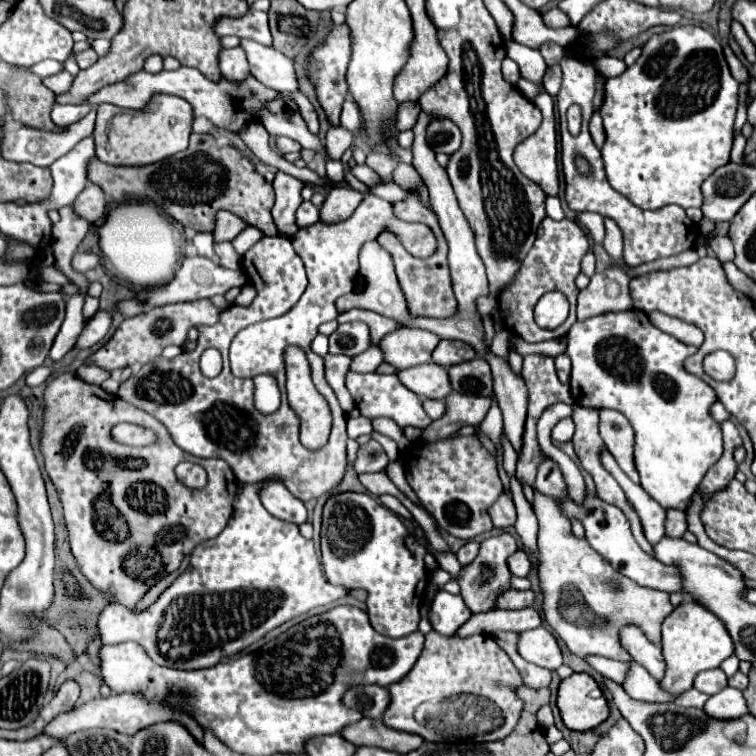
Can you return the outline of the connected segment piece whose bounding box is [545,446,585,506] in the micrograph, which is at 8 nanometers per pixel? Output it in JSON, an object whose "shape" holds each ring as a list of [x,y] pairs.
{"shape":[[[551,446],[551,448],[545,450],[545,452],[547,452],[547,456],[549,456],[551,460],[555,460],[555,462],[559,464],[559,468],[561,468],[561,472],[563,472],[563,476],[565,476],[565,482],[567,482],[571,500],[573,500],[575,504],[583,506],[583,502],[585,502],[585,482],[583,482],[583,476],[581,476],[581,472],[579,472],[579,468],[575,466],[575,462],[573,462],[567,454],[563,454],[561,450],[557,450],[555,446]]]}

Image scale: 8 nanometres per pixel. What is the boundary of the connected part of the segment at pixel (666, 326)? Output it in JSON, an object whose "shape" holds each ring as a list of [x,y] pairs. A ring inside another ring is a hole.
{"shape":[[[651,312],[649,320],[657,328],[661,328],[663,332],[679,338],[683,344],[691,344],[691,346],[697,346],[697,348],[703,344],[703,332],[693,324],[687,324],[683,320],[675,320],[675,318],[661,314],[661,312]]]}

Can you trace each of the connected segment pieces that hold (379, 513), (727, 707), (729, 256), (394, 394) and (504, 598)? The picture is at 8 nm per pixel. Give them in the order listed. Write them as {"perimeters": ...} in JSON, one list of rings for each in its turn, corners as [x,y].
{"perimeters":[[[[333,494],[323,506],[321,552],[321,562],[331,584],[347,590],[367,590],[367,614],[379,634],[401,638],[417,630],[419,604],[429,580],[423,564],[427,550],[409,534],[395,512],[381,506],[369,494]]],[[[725,688],[707,700],[705,712],[707,716],[715,716],[715,720],[735,720],[749,714],[749,708],[739,690]]],[[[727,236],[709,240],[709,246],[713,248],[713,252],[721,262],[731,262],[735,258],[733,244],[731,244],[731,240],[727,240]]],[[[349,372],[347,374],[347,390],[349,394],[353,396],[355,400],[355,406],[359,408],[359,412],[373,420],[373,418],[391,418],[395,420],[401,428],[405,426],[413,426],[413,428],[419,428],[419,430],[425,430],[429,424],[431,424],[431,418],[423,412],[423,406],[421,406],[421,398],[407,390],[399,378],[393,374],[393,376],[387,376],[387,374],[377,374],[377,372],[369,372],[369,374],[357,374],[357,372]]],[[[505,590],[497,596],[495,608],[501,610],[515,610],[515,608],[525,608],[533,602],[533,592],[531,590]]]]}

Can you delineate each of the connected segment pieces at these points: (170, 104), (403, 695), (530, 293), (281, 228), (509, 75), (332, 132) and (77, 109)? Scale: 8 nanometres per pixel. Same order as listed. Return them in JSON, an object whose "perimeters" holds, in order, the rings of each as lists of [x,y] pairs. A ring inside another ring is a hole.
{"perimeters":[[[[157,94],[151,98],[145,110],[121,110],[113,104],[101,104],[97,108],[97,122],[93,132],[97,158],[111,166],[155,164],[187,148],[191,122],[193,122],[193,110],[189,102],[179,96]],[[107,124],[111,124],[111,130],[107,128]]],[[[429,632],[425,636],[425,646],[415,666],[405,678],[389,686],[391,704],[387,706],[387,712],[381,720],[389,728],[419,734],[425,742],[443,742],[455,738],[471,738],[475,742],[501,740],[515,728],[519,720],[523,702],[517,698],[515,688],[521,684],[521,676],[517,674],[513,662],[493,636],[475,634],[469,638],[445,638],[437,632]],[[455,694],[475,696],[477,700],[465,704],[465,726],[449,726],[449,736],[429,732],[413,718],[413,712],[419,704],[435,704]]],[[[549,216],[539,224],[537,228],[537,240],[533,244],[533,248],[529,250],[529,254],[525,256],[515,280],[507,286],[507,290],[503,290],[501,298],[499,298],[499,310],[503,314],[503,324],[517,336],[521,336],[525,342],[545,342],[545,340],[555,340],[555,338],[563,338],[569,328],[573,326],[575,318],[575,308],[577,308],[577,294],[579,288],[575,286],[575,278],[579,274],[579,262],[585,256],[585,252],[589,250],[589,242],[585,232],[579,228],[577,222],[573,220],[551,220]],[[551,290],[559,290],[567,296],[569,304],[571,304],[571,312],[569,318],[555,330],[543,330],[535,324],[533,320],[533,308],[537,304],[537,300],[551,292]]],[[[277,172],[273,188],[275,188],[275,196],[277,196],[275,198],[275,206],[271,210],[273,222],[275,222],[277,232],[281,236],[291,238],[297,232],[295,210],[303,202],[301,200],[303,182],[297,180],[297,178],[293,178],[293,176],[289,176],[289,174],[285,174],[285,172]]],[[[505,58],[503,60],[503,78],[511,84],[517,84],[520,79],[520,70],[517,64],[511,60],[511,58]]],[[[333,126],[333,128],[329,128],[327,138],[325,138],[327,156],[329,156],[331,160],[341,158],[343,152],[351,146],[351,142],[353,142],[353,134],[347,132],[343,126]]],[[[55,104],[51,110],[51,120],[57,126],[67,126],[87,116],[87,112],[91,112],[89,104]]]]}

